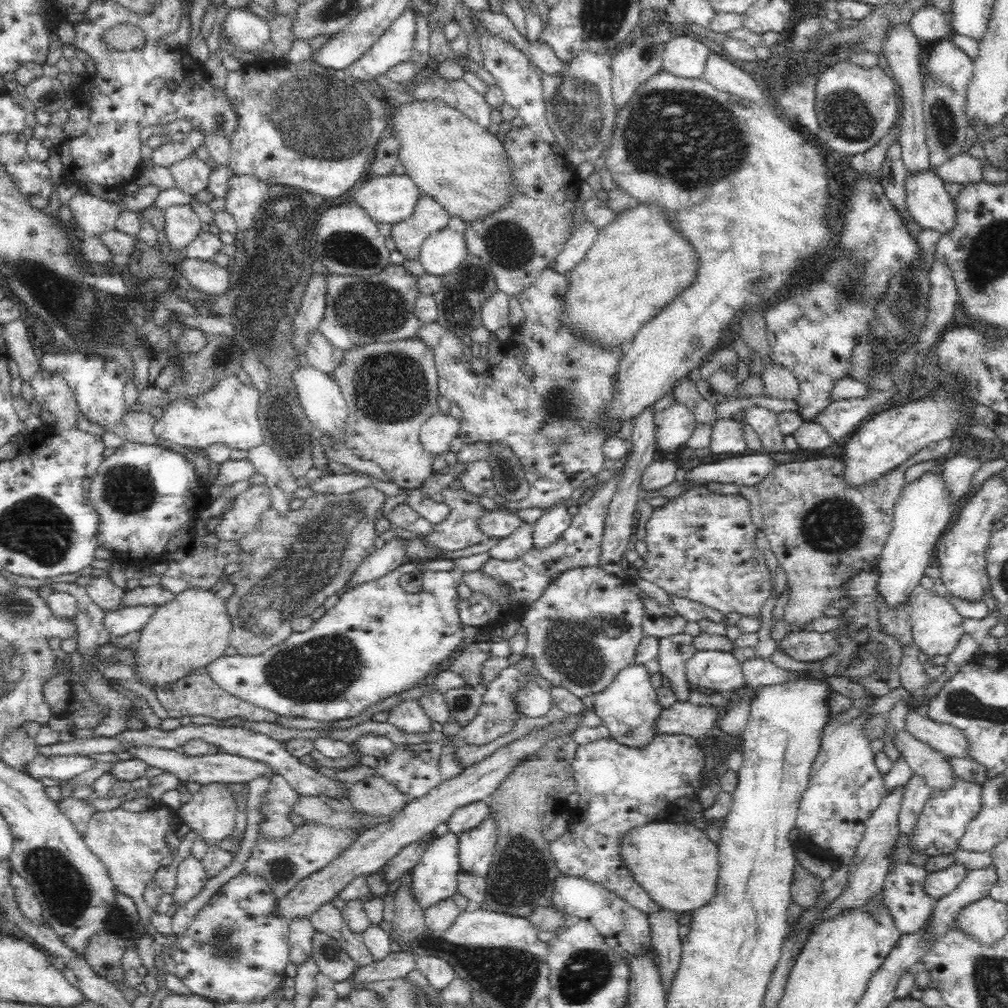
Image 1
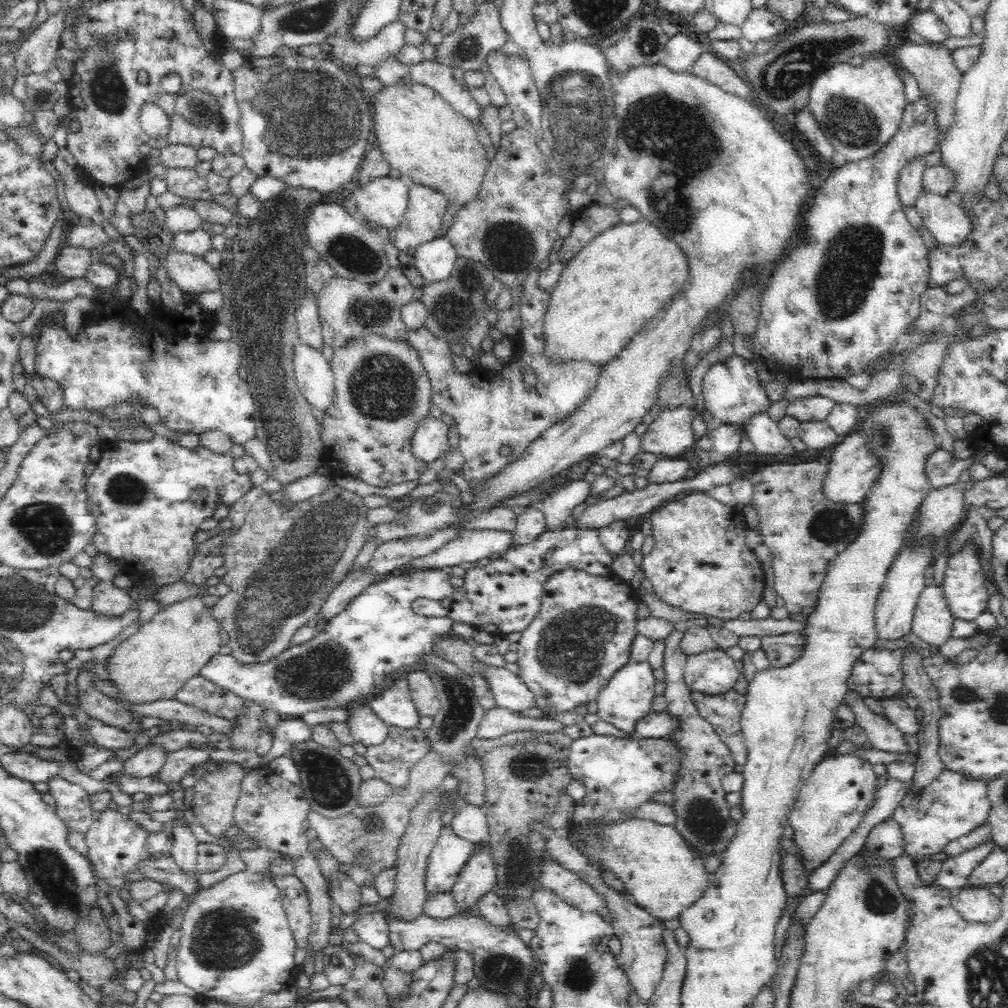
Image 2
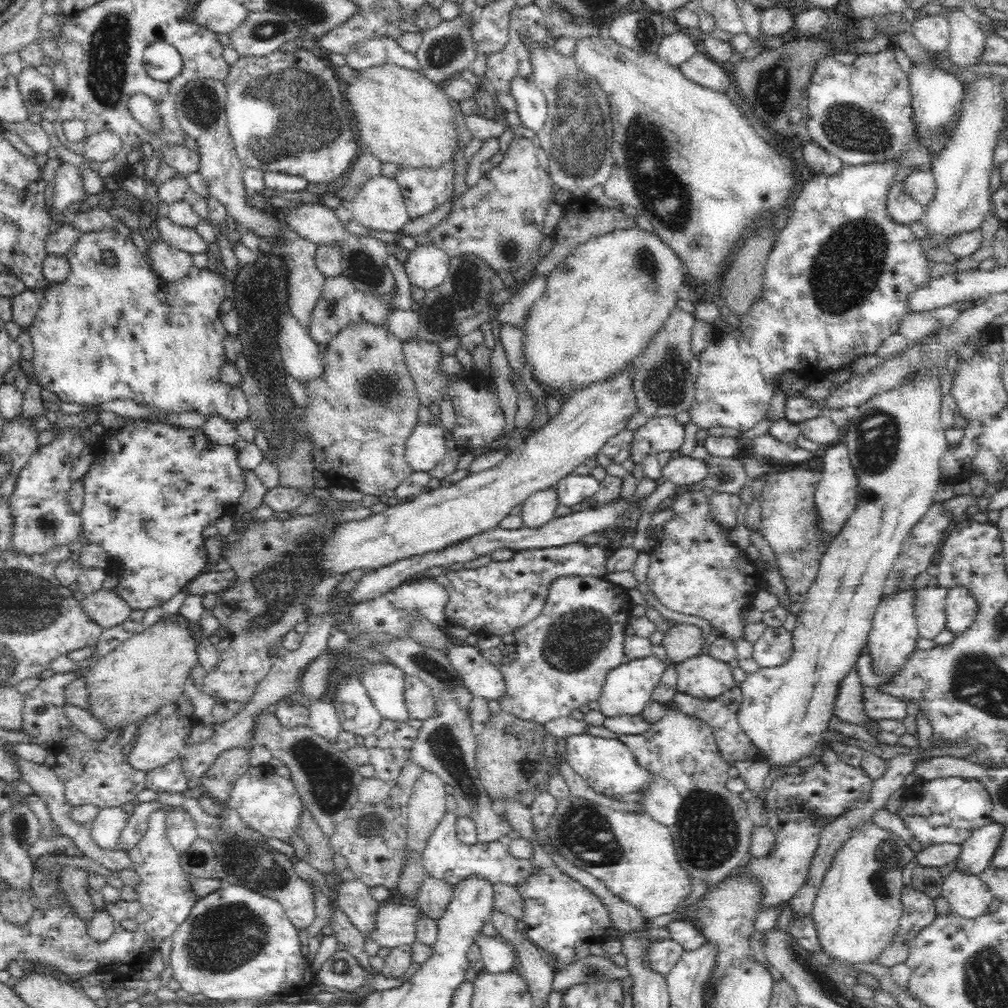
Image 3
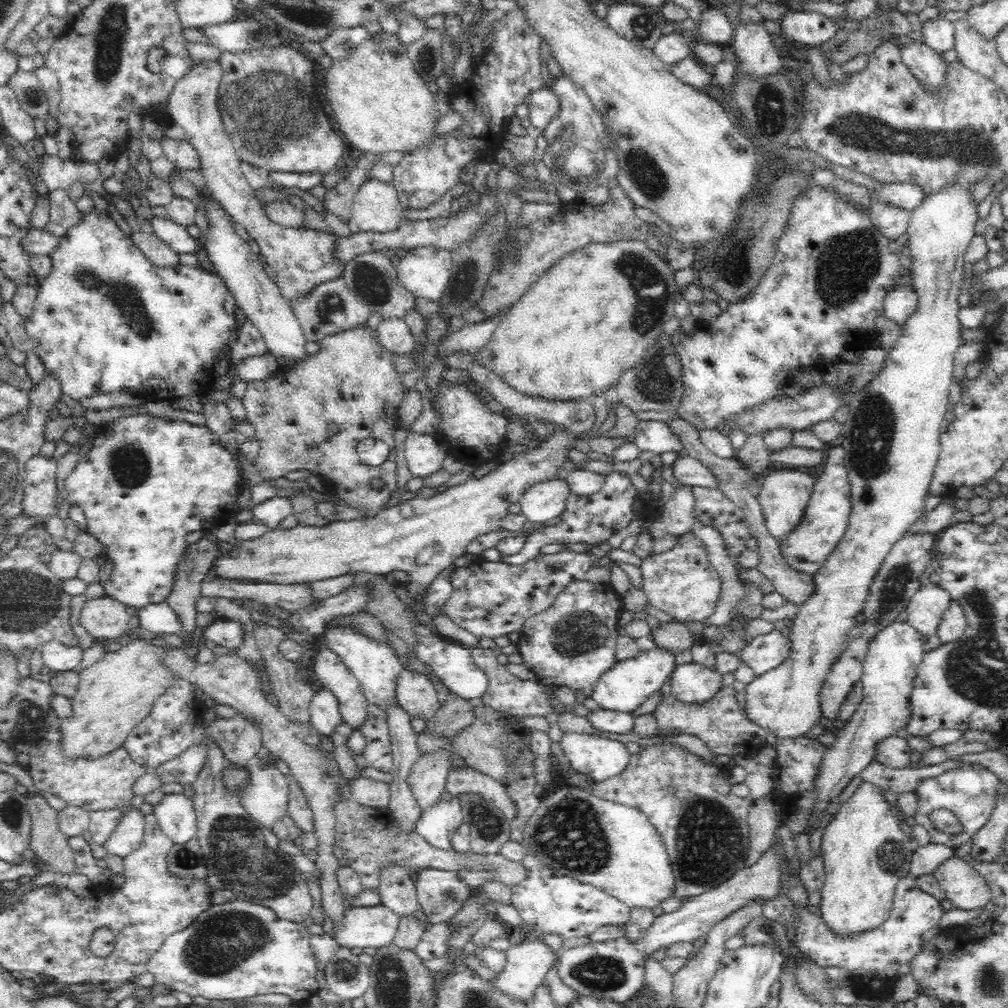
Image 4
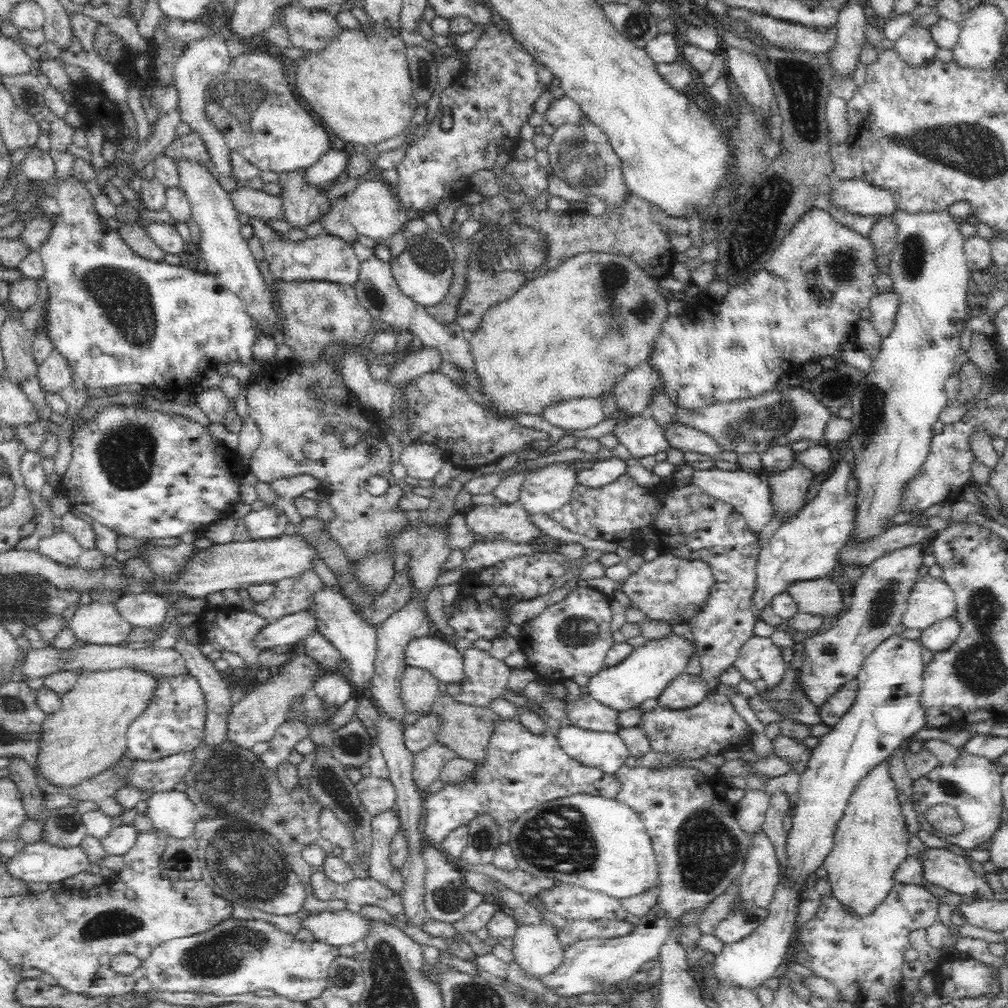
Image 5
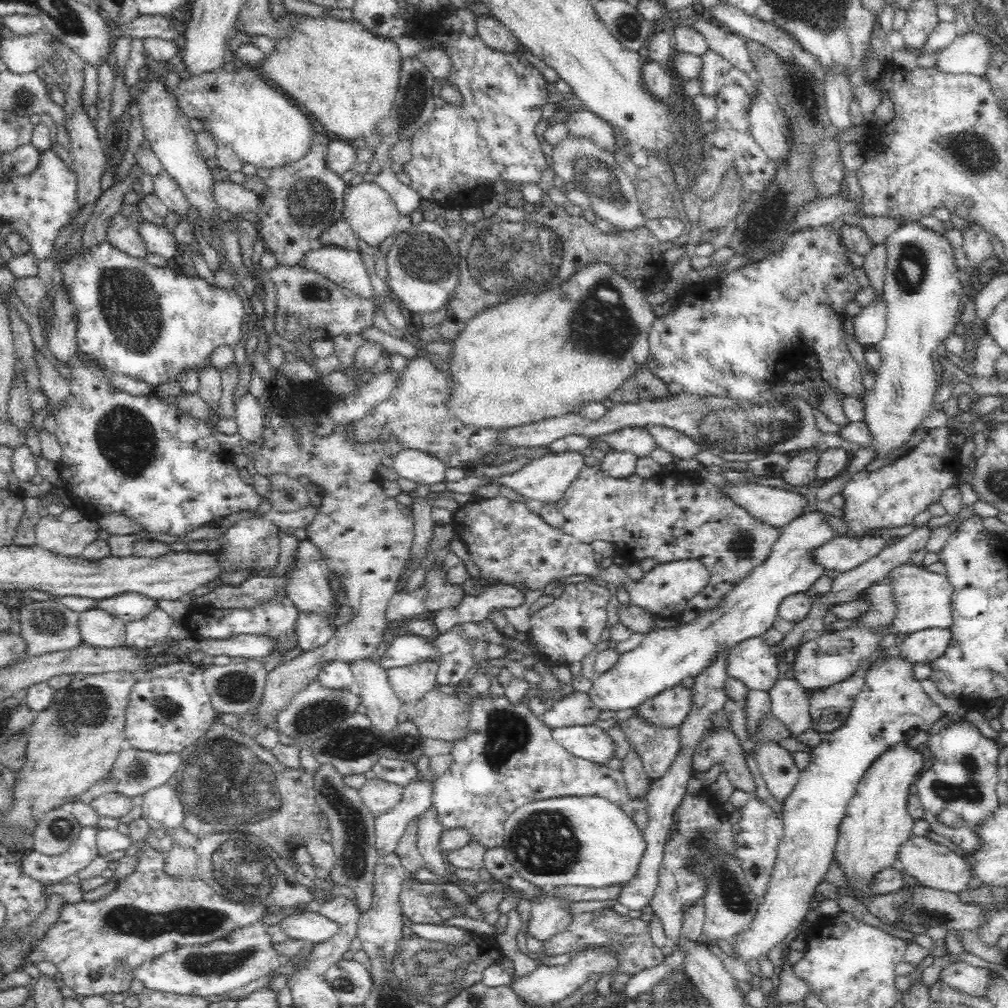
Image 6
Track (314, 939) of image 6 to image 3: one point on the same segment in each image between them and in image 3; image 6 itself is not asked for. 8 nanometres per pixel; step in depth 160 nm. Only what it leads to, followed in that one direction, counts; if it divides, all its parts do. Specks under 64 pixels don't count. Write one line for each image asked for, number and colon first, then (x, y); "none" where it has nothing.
3: (395, 924)
4: (376, 926)
5: (341, 927)

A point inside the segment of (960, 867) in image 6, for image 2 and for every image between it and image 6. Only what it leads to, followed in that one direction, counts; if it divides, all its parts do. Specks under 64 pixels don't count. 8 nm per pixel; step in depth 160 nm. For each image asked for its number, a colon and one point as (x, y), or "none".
2: (976, 905)
3: (969, 897)
4: (965, 888)
5: (940, 867)

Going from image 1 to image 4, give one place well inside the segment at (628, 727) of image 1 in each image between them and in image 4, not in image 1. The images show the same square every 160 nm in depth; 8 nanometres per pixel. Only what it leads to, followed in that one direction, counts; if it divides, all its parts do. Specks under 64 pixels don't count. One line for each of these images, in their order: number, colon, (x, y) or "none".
2: (628, 696)
3: (627, 688)
4: (626, 686)

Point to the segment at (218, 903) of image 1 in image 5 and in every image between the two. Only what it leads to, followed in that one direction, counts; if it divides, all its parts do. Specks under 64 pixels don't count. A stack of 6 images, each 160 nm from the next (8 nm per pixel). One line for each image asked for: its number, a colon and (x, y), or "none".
2: (236, 945)
3: (237, 944)
4: (237, 949)
5: (237, 956)

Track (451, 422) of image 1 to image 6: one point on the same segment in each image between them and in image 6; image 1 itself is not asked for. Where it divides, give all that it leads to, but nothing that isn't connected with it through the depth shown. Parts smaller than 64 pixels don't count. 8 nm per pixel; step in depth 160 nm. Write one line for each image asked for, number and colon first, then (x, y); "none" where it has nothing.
2: (430, 441)
3: (425, 448)
4: (425, 454)
5: (423, 462)
6: (420, 467)

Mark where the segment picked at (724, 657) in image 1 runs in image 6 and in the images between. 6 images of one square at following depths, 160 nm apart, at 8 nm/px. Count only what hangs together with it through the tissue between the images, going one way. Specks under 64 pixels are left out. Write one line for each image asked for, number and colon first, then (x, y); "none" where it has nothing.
2: (712, 672)
3: (703, 676)
4: (692, 682)
5: (684, 692)
6: (668, 709)

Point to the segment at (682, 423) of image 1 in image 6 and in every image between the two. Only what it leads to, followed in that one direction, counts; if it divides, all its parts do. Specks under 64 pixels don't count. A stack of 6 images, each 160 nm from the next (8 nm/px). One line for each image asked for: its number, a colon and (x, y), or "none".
2: (671, 434)
3: (660, 434)
4: (651, 438)
5: (642, 436)
6: (635, 439)

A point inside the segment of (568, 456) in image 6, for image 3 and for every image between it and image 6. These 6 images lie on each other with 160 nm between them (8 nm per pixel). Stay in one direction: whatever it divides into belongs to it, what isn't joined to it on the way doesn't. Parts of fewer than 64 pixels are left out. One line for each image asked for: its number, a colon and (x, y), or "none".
3: (539, 508)
4: (544, 502)
5: (546, 488)

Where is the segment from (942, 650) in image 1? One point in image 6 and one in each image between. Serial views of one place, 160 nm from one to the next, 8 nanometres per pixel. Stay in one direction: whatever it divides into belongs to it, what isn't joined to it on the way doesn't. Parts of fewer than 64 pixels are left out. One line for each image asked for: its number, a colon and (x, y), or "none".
2: (932, 622)
3: (930, 602)
4: (925, 610)
5: (931, 599)
6: (922, 599)

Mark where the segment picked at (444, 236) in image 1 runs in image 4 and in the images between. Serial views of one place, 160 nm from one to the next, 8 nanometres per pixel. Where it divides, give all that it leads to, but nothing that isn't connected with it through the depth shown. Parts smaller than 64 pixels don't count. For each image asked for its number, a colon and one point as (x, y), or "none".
2: (435, 259)
3: (427, 266)
4: (424, 271)

